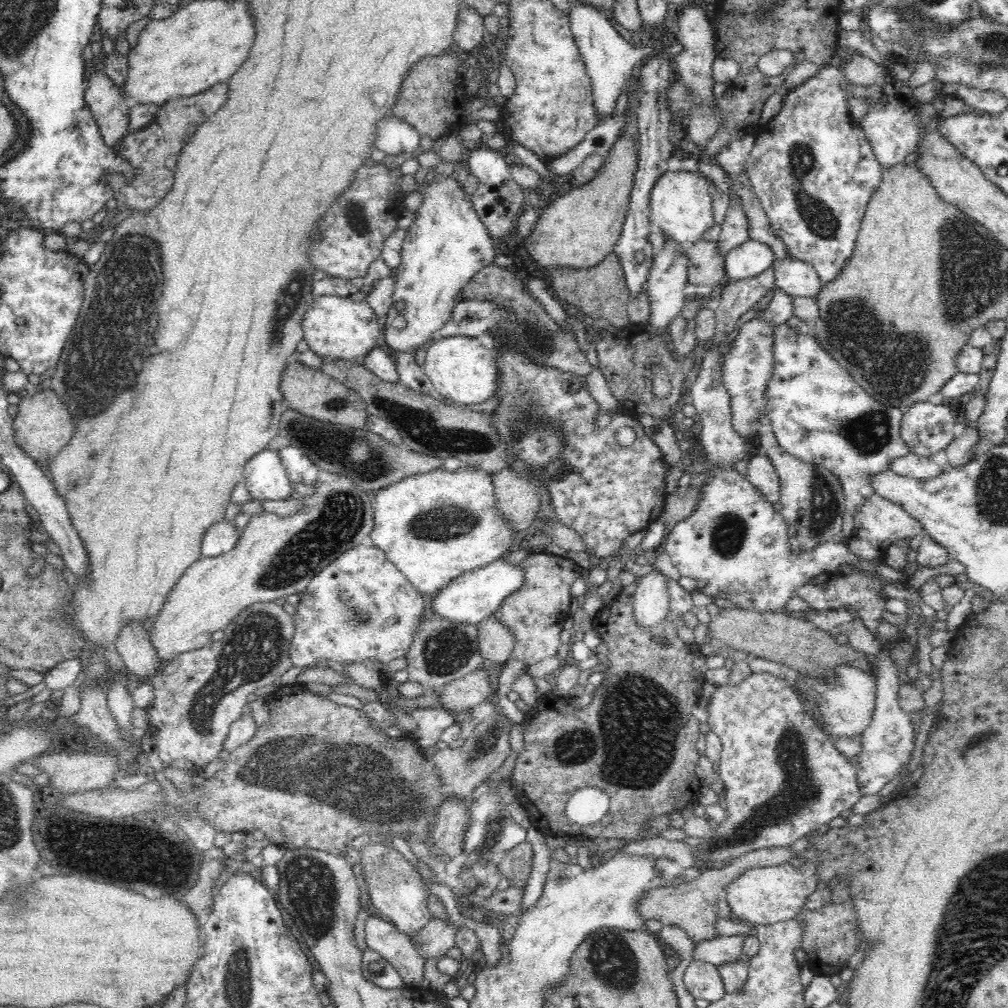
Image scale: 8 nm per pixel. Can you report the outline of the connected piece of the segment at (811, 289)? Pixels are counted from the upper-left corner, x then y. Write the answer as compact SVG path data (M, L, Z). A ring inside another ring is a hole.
M789 256L773 264L775 288L793 297L817 297L823 284L808 262Z

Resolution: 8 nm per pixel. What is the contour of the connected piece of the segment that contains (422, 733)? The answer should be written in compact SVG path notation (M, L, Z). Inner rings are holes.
M442 707L414 709L411 715L418 724L414 738L425 745L436 744L441 732L455 723L454 716Z

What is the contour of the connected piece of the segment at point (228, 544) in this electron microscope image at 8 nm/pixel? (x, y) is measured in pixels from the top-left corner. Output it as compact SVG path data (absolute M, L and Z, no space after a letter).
M224 518L220 522L216 522L205 533L201 547L201 556L215 557L228 552L238 544L242 531L242 529L236 528L233 520L227 521Z

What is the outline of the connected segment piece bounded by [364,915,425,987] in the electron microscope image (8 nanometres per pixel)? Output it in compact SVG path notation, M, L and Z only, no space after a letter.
M376 915L365 922L368 949L381 955L402 975L406 986L422 986L425 960L418 955L410 937L387 919Z

